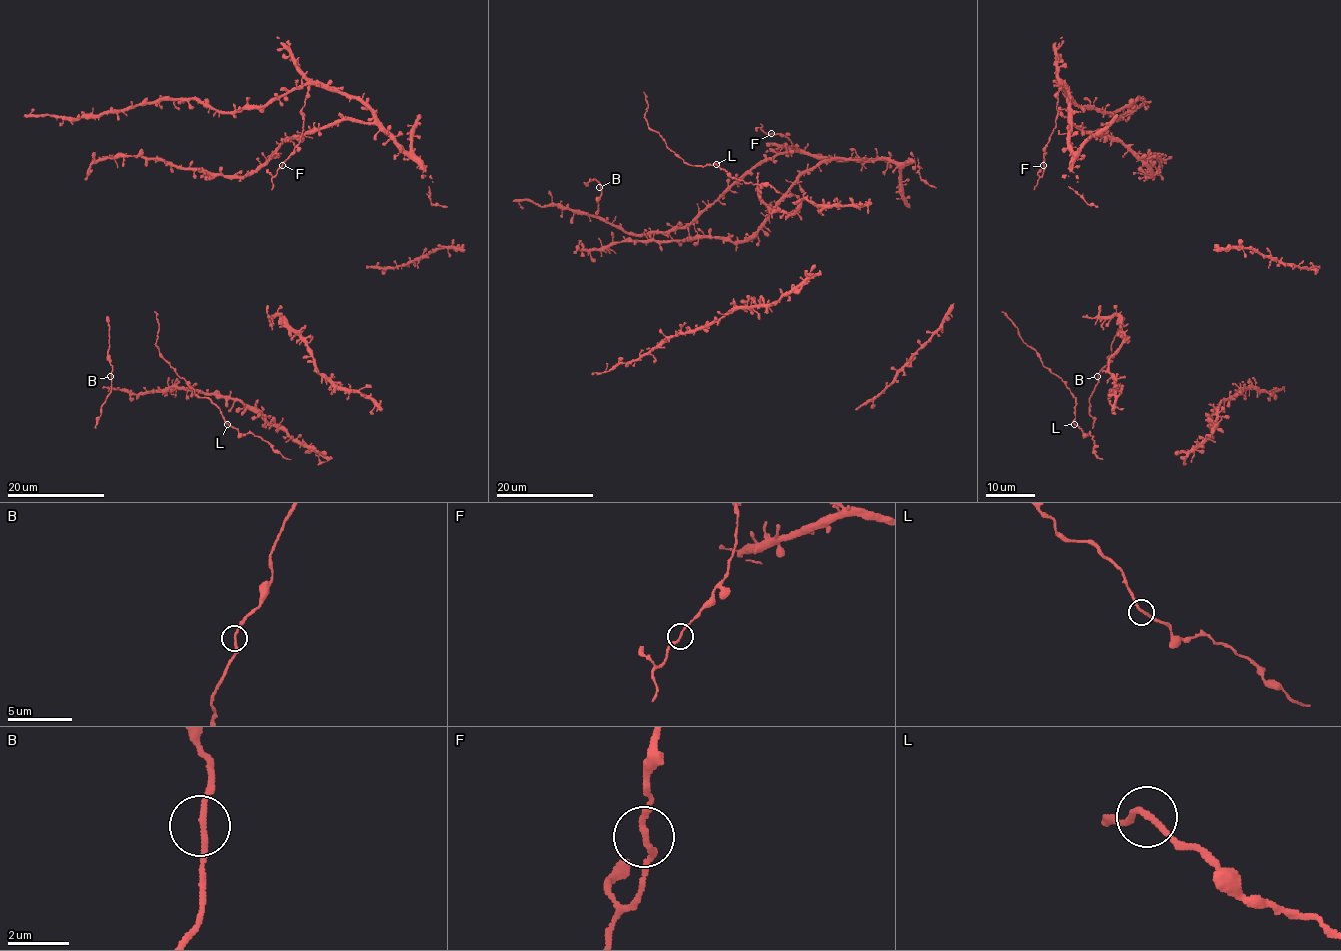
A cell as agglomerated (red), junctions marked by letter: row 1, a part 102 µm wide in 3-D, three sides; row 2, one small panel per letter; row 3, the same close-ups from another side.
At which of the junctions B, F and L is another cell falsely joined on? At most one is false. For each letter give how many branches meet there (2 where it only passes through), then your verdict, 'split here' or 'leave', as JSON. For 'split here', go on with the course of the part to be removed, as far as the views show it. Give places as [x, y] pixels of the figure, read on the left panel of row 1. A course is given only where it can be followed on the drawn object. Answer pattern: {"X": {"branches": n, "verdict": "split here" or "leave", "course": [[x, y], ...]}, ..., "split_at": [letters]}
{"B": {"branches": 2, "verdict": "leave"}, "F": {"branches": 2, "verdict": "leave"}, "L": {"branches": 2, "verdict": "leave"}, "split_at": []}

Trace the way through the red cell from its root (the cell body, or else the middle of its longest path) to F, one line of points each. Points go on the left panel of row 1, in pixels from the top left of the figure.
F: (304, 105), (300, 141), (282, 165)

